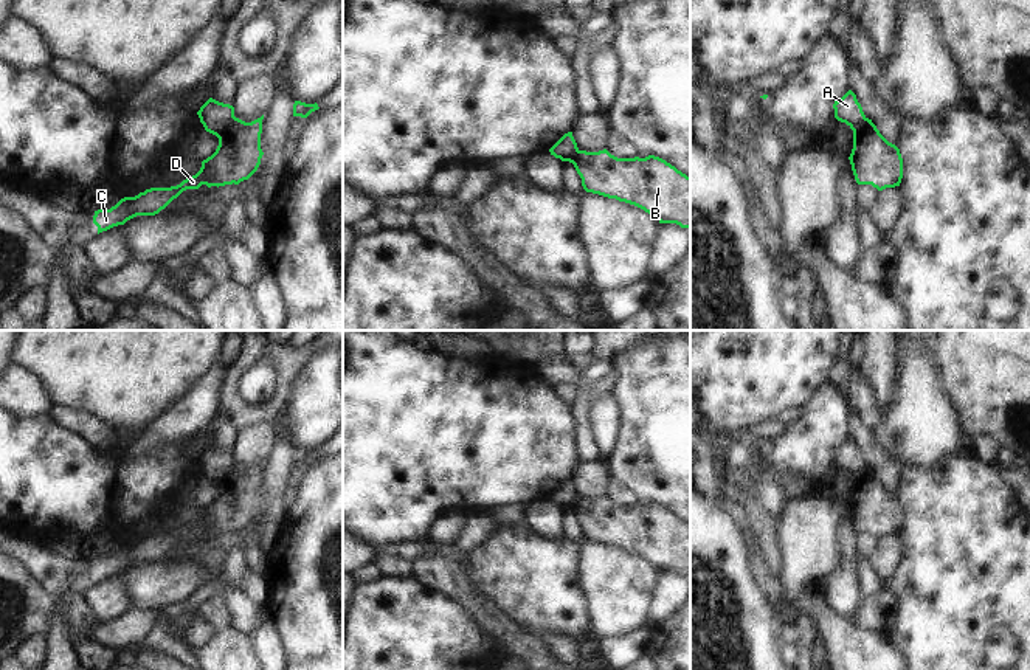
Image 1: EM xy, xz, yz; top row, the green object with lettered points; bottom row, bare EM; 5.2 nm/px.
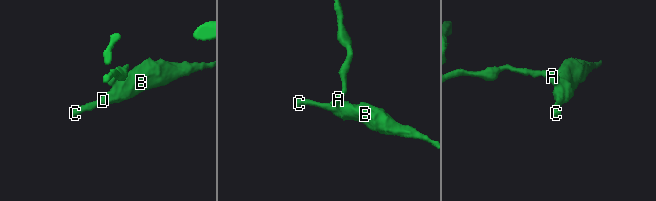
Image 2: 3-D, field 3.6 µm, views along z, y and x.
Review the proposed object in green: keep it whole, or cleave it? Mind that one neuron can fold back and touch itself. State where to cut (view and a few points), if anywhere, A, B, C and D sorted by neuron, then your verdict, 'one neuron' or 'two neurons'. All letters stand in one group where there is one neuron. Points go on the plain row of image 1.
xy (233, 462), (216, 483) | A / B C D | two neurons

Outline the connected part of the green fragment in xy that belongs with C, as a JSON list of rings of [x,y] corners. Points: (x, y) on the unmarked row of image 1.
[[[264,462],[251,470],[236,464],[217,482],[216,499],[202,509],[200,518],[171,535],[150,535],[135,544],[124,544],[110,557],[98,557],[93,571],[98,582],[113,574],[124,572],[137,563],[155,563],[186,537],[202,532],[225,534],[248,527],[259,515],[264,502],[261,496]]]

